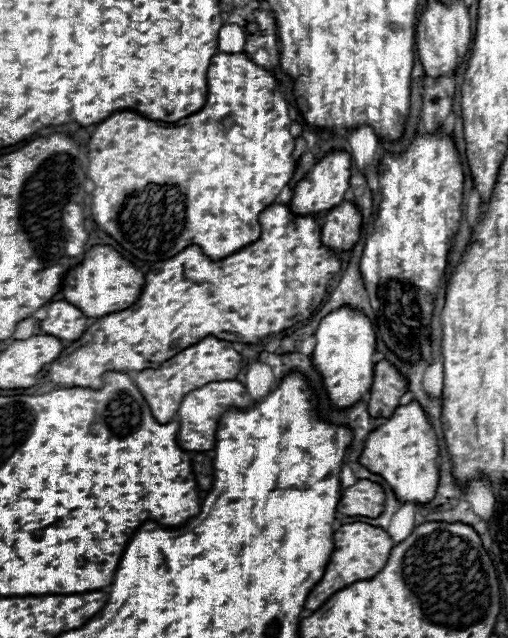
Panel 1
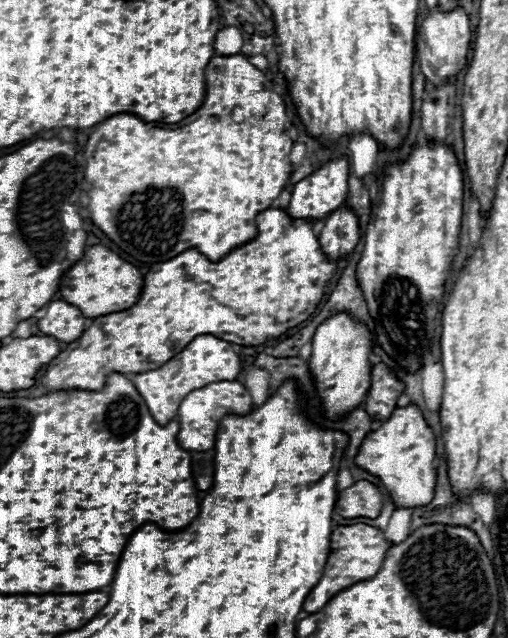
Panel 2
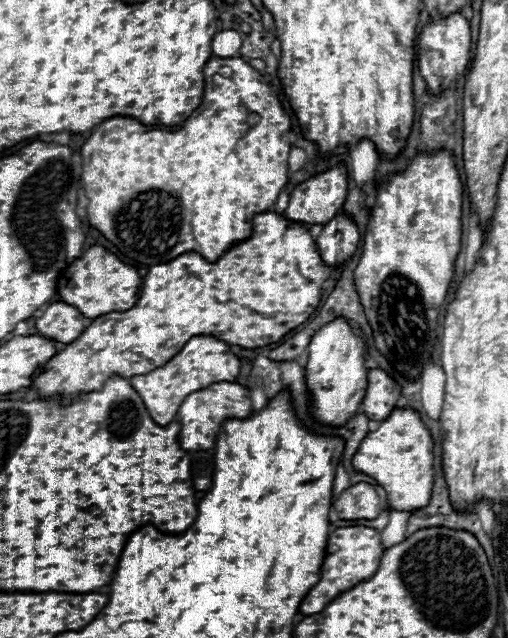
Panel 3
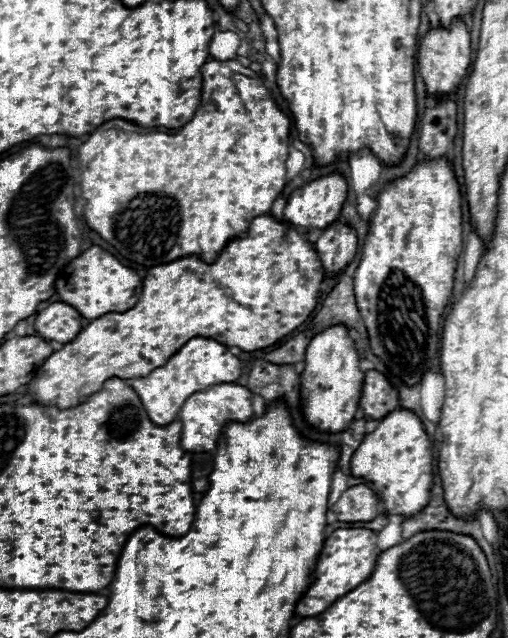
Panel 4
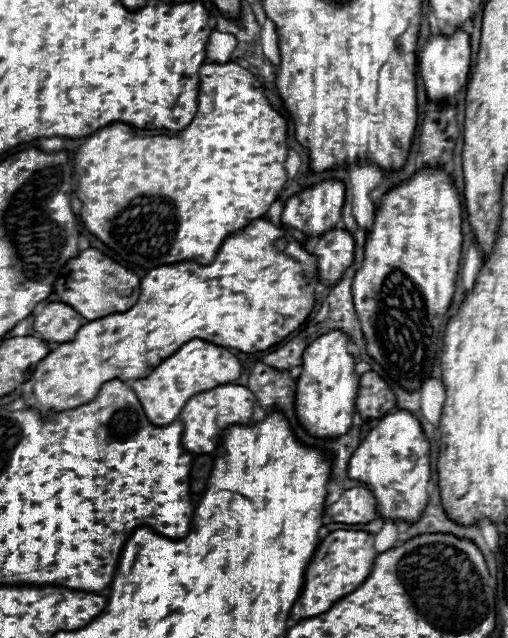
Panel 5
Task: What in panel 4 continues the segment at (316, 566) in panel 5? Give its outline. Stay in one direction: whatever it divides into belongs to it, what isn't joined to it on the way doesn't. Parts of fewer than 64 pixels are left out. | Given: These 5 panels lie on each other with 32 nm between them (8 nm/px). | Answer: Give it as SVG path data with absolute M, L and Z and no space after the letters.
M338 528L334 530L322 548L318 566L316 566L316 582L308 588L308 592L302 596L302 600L296 606L296 616L314 616L324 612L334 600L344 596L346 592L354 590L360 582L368 580L376 568L376 560L382 554L382 550L376 544L378 532L368 528Z

